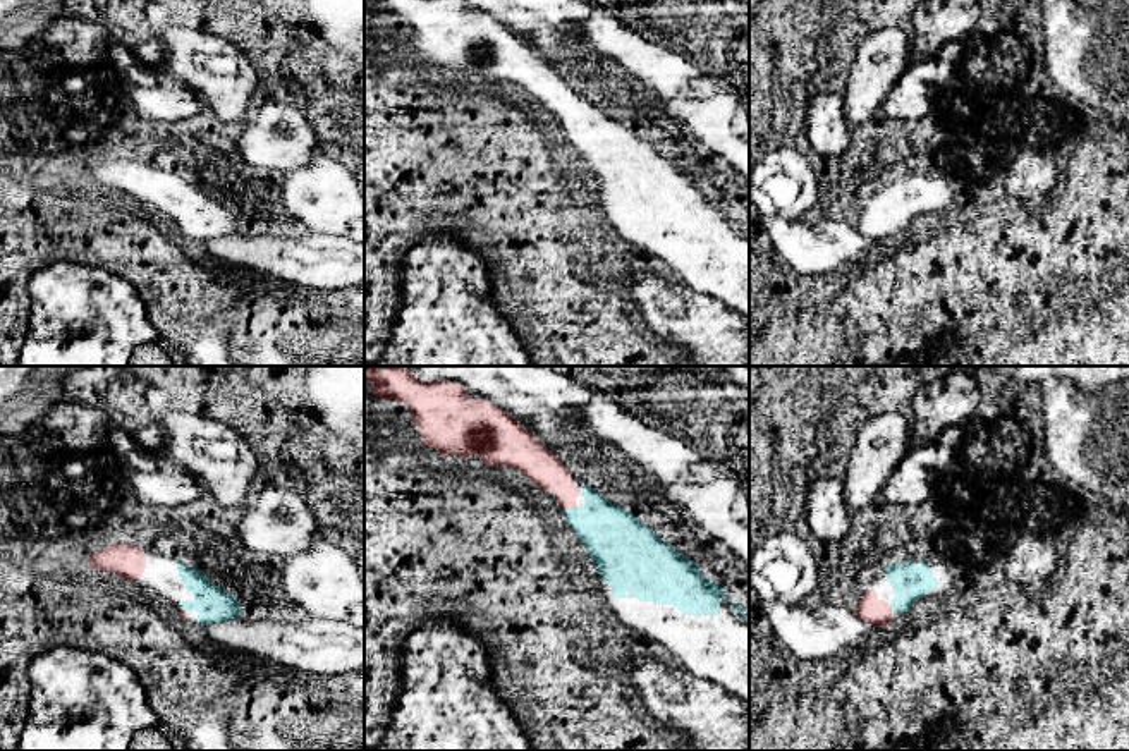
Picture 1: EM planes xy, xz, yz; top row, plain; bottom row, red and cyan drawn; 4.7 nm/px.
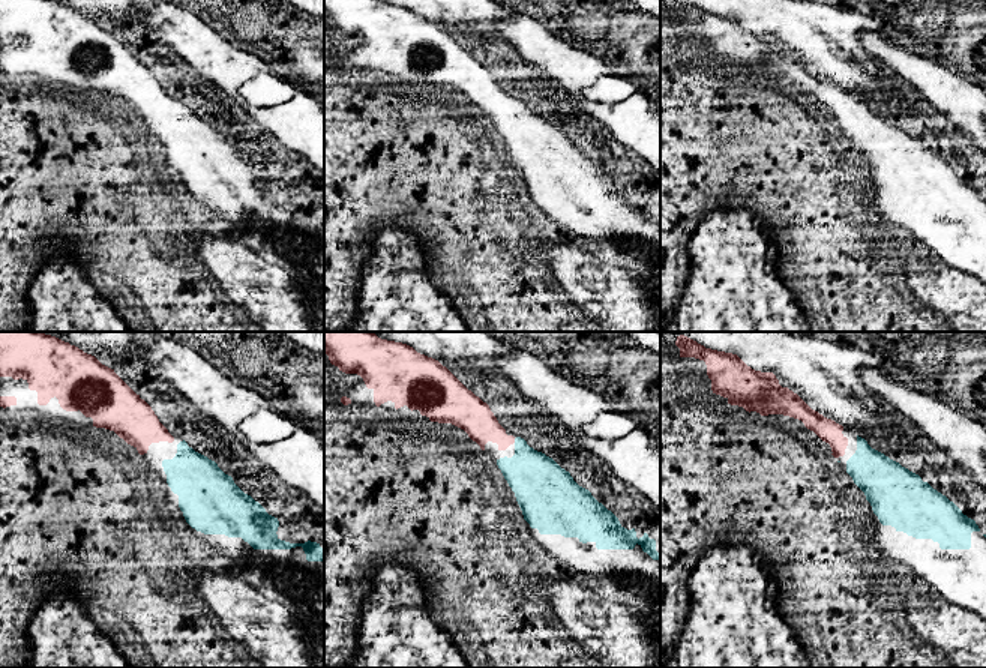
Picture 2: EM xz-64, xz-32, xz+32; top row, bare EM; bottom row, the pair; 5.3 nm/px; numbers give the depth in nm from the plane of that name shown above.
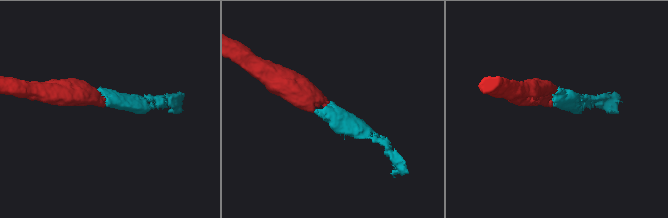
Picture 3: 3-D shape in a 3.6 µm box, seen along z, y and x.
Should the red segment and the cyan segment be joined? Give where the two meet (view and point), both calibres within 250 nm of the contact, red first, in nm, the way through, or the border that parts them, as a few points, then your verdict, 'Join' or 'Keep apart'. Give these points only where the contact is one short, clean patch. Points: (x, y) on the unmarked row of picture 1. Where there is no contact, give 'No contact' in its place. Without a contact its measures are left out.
Touches red at xz (567, 122). Thickness 160 nm (red) against 280 nm. Path across: xz (543, 83), (567, 107), (567, 122), (612, 150). Join

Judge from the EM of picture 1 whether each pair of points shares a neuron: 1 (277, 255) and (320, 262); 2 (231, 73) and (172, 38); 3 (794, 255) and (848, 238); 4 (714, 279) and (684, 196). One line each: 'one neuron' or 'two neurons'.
1: one neuron
2: one neuron
3: one neuron
4: one neuron

